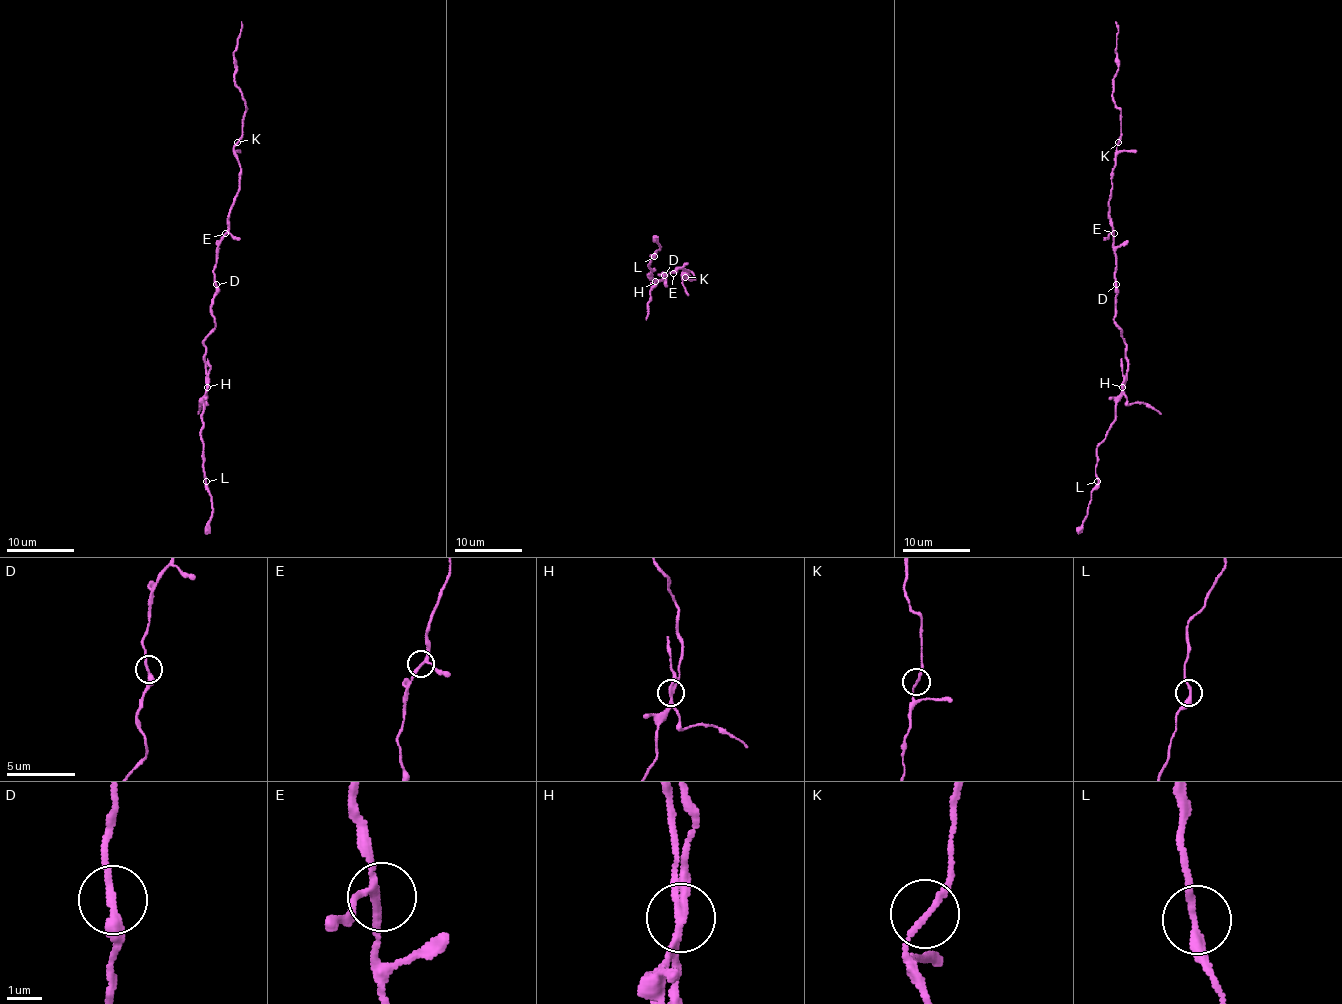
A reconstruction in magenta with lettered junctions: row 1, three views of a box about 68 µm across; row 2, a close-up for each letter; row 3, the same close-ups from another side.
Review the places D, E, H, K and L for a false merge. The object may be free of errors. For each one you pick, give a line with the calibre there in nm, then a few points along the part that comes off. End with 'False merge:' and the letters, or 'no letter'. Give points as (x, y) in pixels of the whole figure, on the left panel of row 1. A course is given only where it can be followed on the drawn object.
H: Thickness 200 nm. Course of the part to remove: (208, 386), (204, 403), (199, 403), (197, 413)
False merge: H

